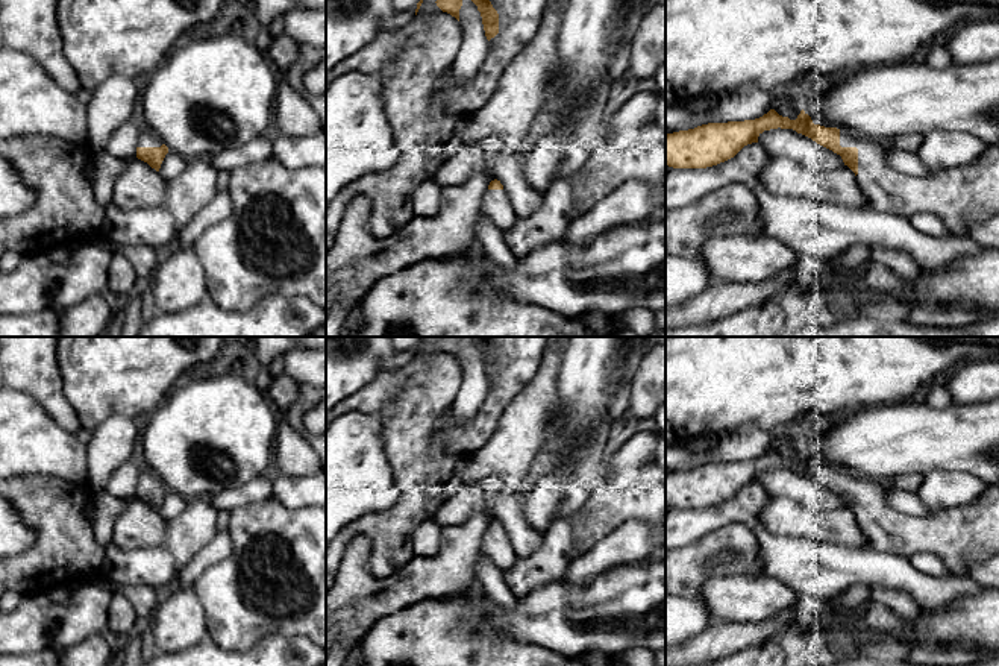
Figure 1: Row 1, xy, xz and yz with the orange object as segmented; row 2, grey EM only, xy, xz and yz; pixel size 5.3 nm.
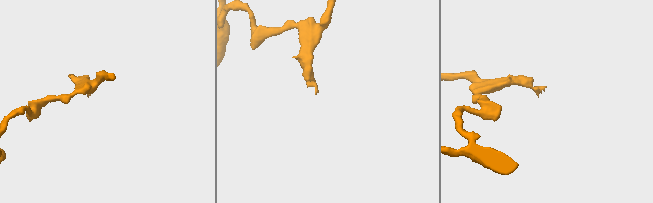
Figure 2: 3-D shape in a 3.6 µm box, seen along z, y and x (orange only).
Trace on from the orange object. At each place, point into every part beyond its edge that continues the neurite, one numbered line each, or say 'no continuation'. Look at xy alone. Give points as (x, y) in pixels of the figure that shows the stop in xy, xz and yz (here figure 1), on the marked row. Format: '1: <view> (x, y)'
1: xy (147, 138)

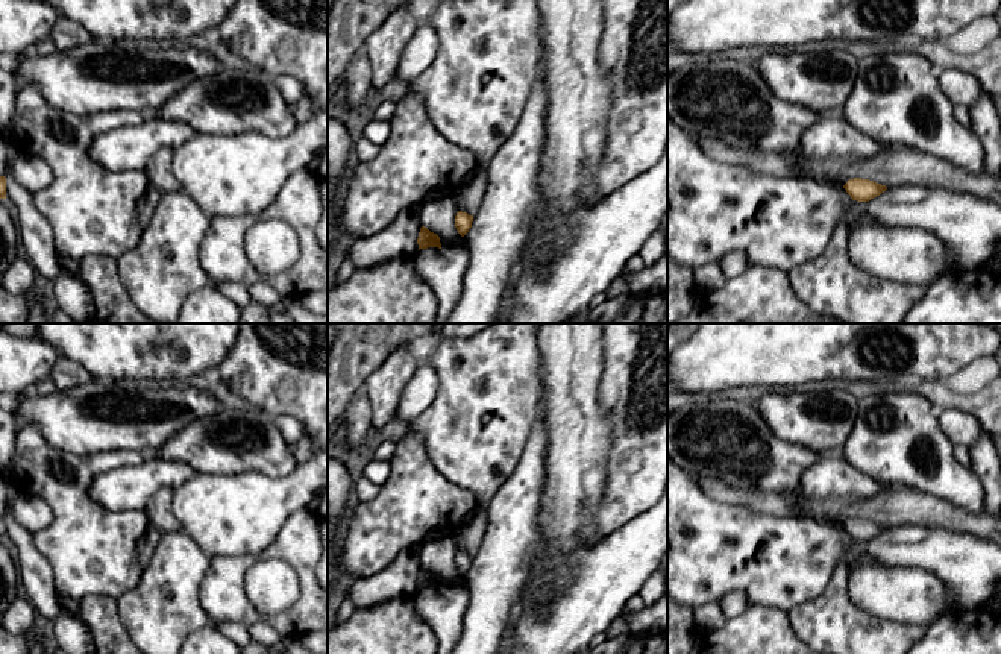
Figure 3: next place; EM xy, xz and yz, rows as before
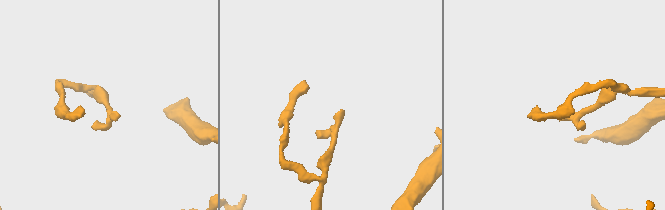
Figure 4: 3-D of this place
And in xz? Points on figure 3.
no continuation

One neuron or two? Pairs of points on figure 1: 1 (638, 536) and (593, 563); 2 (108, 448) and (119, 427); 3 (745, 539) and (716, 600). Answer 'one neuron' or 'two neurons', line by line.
1: one neuron
2: one neuron
3: two neurons

